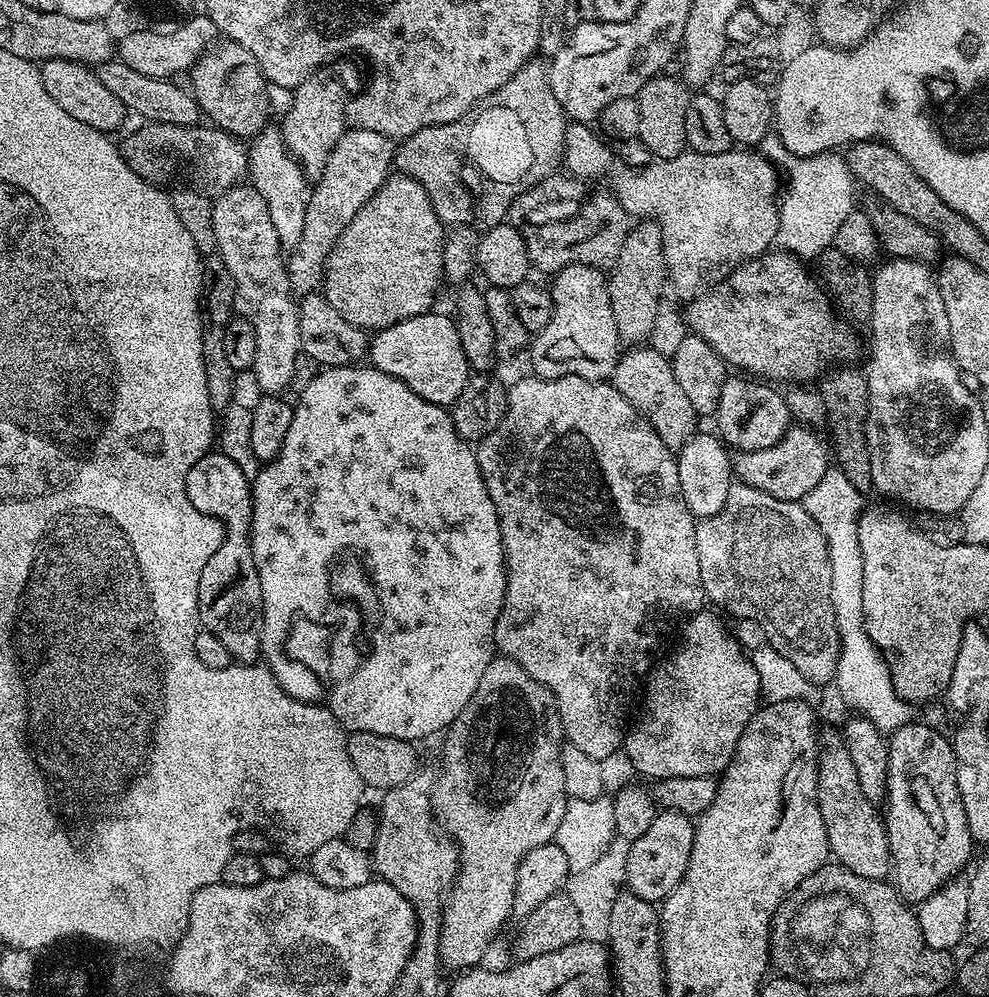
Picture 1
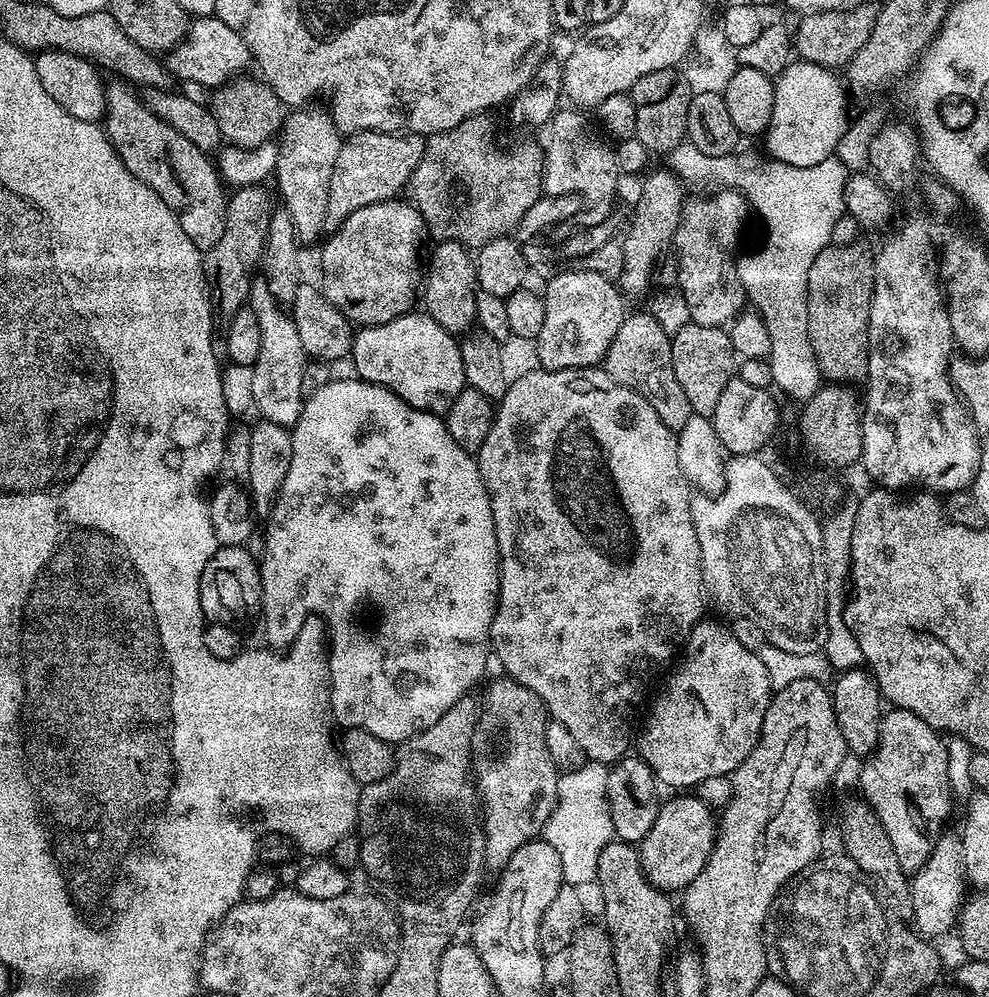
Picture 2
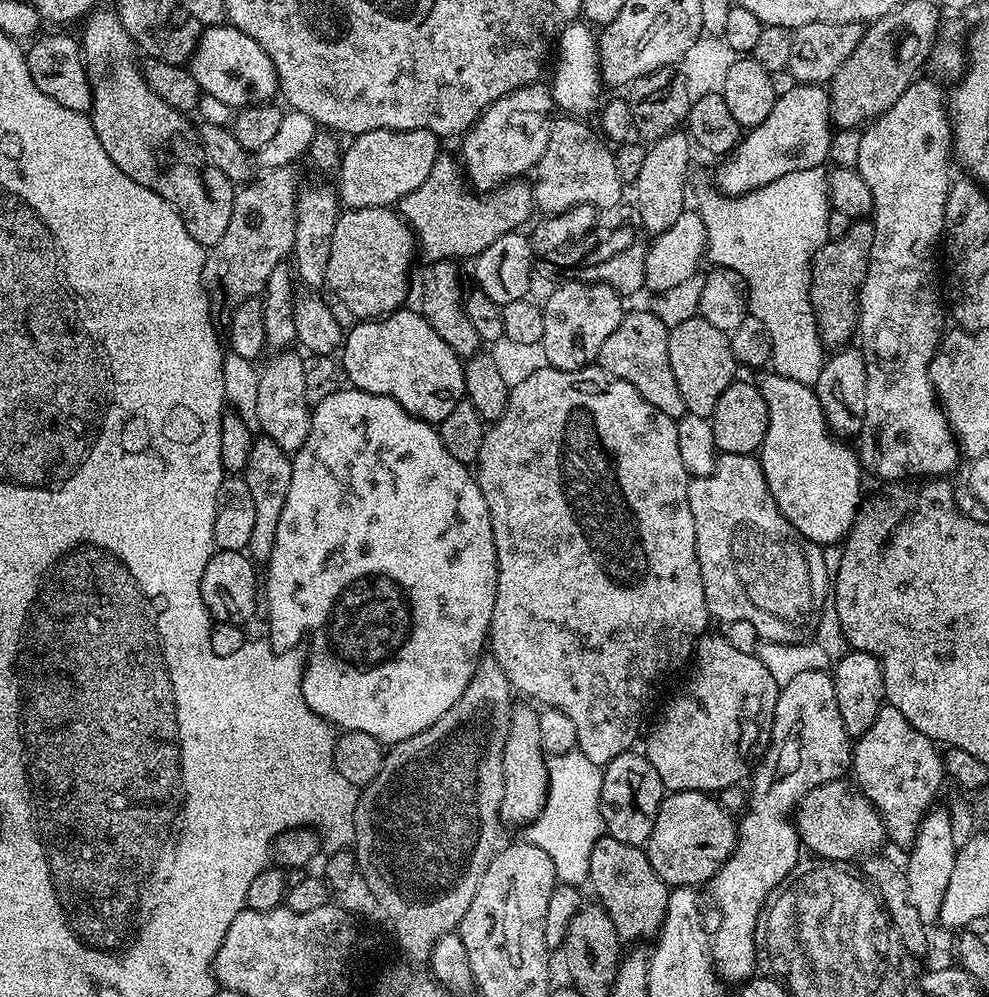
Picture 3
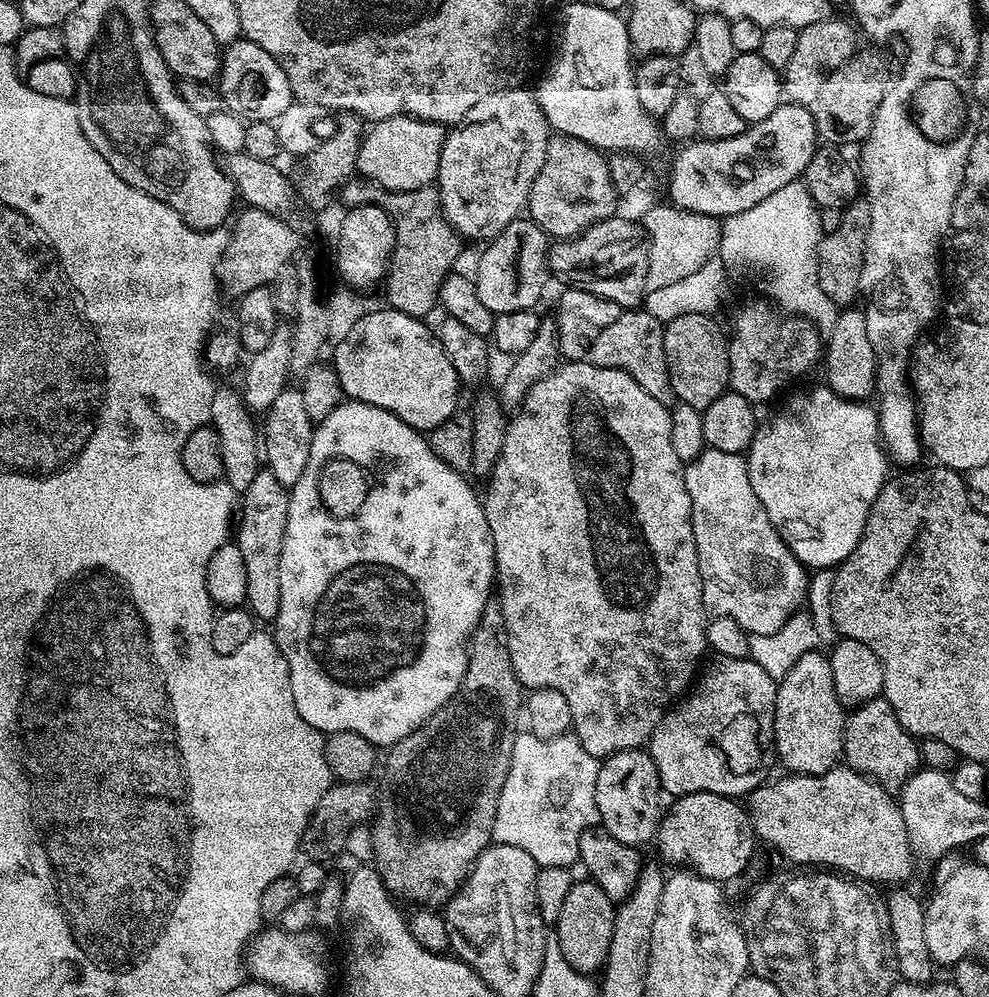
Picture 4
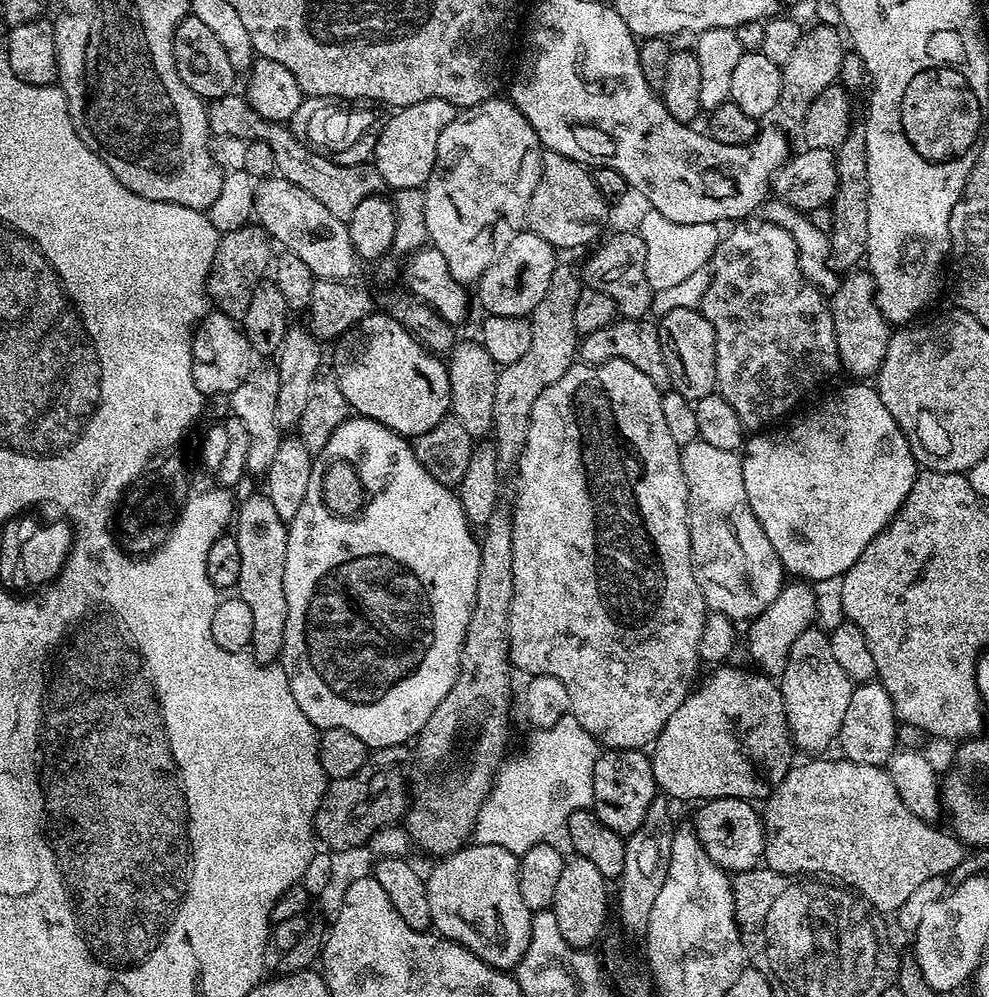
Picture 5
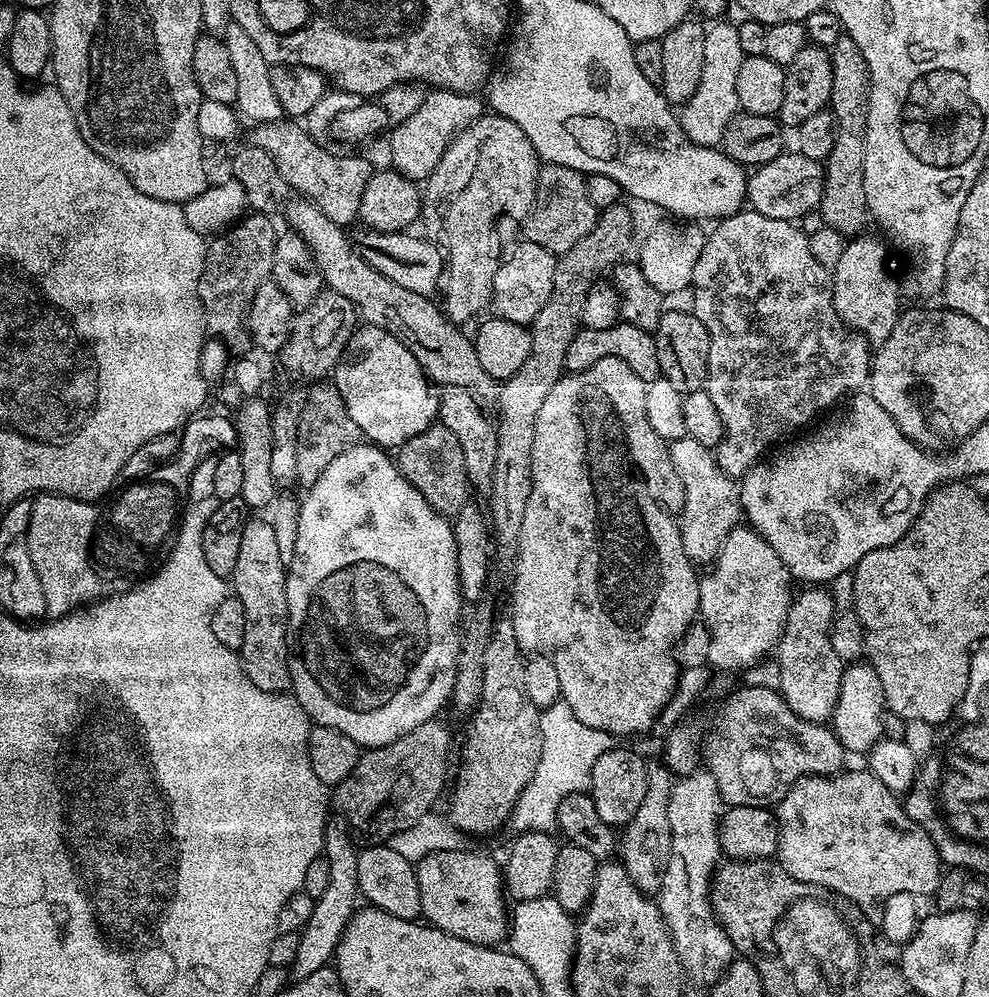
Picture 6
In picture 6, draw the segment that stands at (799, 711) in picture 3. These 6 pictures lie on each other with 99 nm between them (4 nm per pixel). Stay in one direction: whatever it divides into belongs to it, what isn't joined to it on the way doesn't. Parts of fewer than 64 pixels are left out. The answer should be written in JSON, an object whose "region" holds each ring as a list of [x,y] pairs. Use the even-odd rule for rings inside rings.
{"region":[[[804,586],[793,595],[788,616],[784,619],[784,630],[778,641],[778,663],[781,670],[779,693],[798,714],[798,718],[813,720],[816,724],[831,721],[832,711],[838,700],[838,690],[845,661],[834,654],[830,643],[832,620],[838,615],[831,591],[824,586]]]}

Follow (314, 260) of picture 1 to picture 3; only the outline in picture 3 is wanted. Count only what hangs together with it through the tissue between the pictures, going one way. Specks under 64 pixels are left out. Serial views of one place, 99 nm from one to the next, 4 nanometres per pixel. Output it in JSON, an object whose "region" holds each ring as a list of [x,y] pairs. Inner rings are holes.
{"region":[[[370,130],[351,141],[352,145],[343,149],[338,175],[338,200],[345,209],[370,208],[373,206],[396,206],[400,199],[422,186],[426,178],[430,178],[430,170],[434,170],[434,162],[438,155],[438,137],[430,130],[410,130],[409,132],[395,132],[394,130]]]}

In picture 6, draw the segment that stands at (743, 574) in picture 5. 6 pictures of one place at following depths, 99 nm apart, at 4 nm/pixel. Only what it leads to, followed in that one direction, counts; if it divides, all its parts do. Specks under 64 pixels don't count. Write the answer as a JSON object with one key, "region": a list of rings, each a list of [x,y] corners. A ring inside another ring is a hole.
{"region":[[[684,435],[682,438],[671,441],[668,444],[670,462],[674,462],[674,470],[684,487],[684,507],[680,509],[680,533],[682,534],[682,546],[686,550],[689,560],[697,565],[711,565],[716,558],[716,553],[724,544],[724,539],[732,533],[742,520],[742,509],[740,507],[740,489],[733,477],[727,476],[716,464],[713,449],[702,446],[702,442],[694,442],[694,438]]]}

